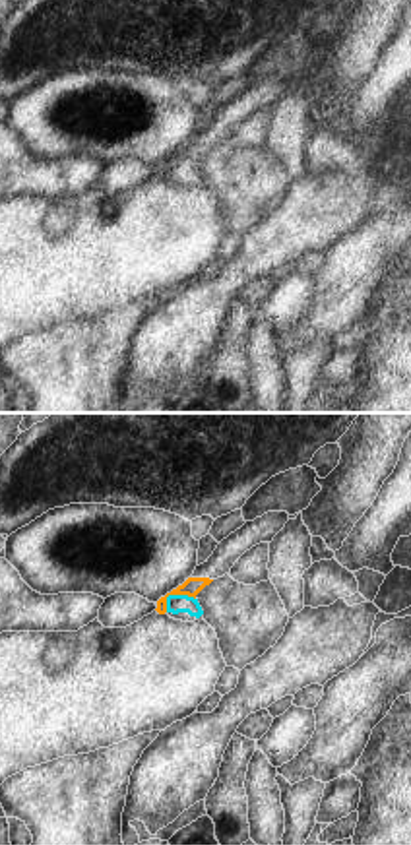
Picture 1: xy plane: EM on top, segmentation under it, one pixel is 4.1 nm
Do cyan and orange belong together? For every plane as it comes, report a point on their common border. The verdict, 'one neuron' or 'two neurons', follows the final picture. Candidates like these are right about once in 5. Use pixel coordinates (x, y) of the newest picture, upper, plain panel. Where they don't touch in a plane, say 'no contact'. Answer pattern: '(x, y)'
(173, 161)

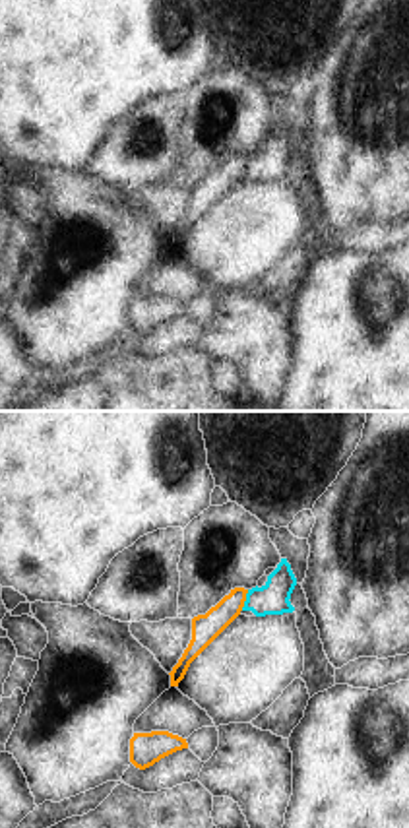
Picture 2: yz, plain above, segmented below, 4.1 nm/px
(247, 165)

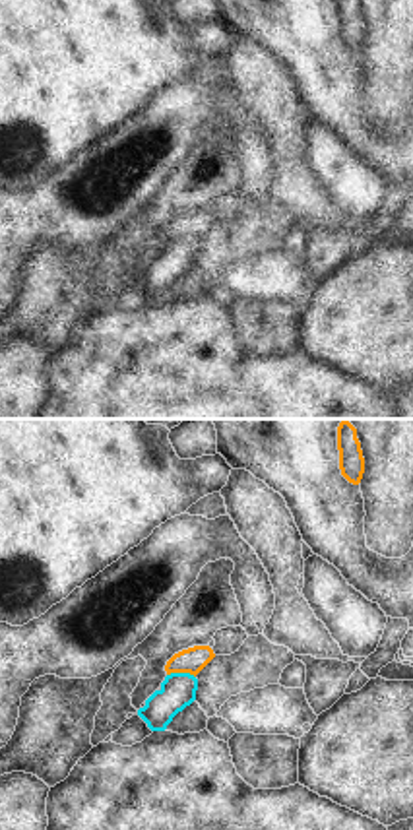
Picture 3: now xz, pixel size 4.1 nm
(181, 239)

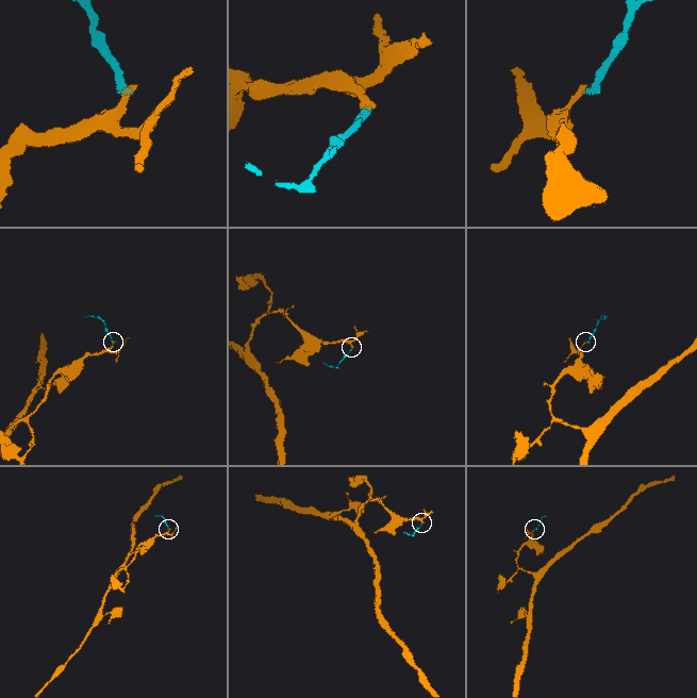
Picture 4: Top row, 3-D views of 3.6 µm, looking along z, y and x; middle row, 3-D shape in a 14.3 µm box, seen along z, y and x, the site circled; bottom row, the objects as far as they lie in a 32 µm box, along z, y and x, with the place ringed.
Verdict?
two neurons

